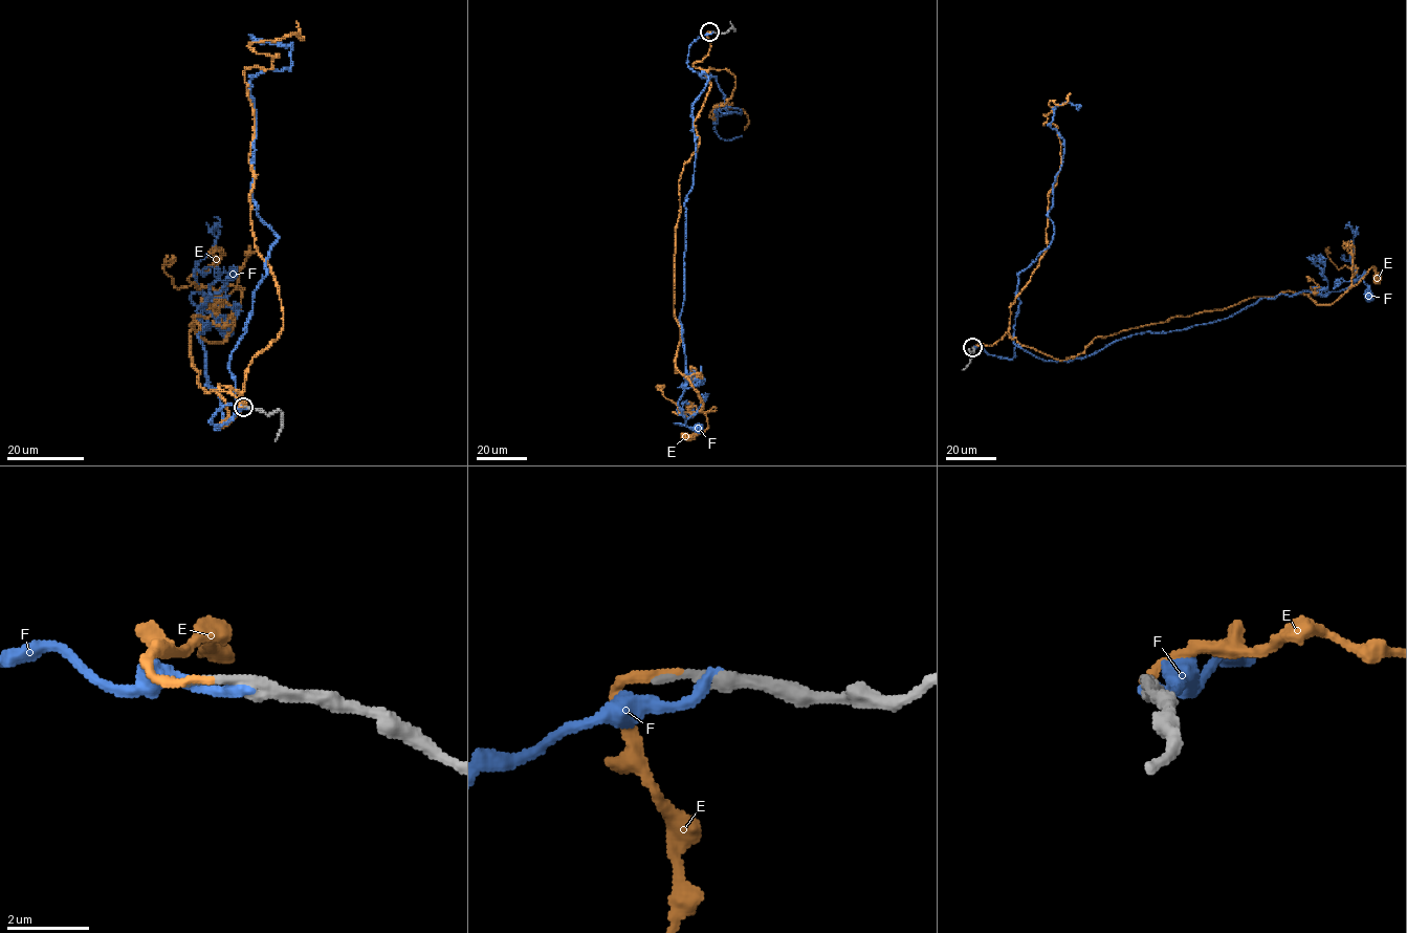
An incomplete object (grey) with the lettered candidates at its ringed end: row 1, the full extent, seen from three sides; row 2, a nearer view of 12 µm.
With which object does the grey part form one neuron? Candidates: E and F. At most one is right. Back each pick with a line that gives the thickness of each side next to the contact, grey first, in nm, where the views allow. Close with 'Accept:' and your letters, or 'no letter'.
E: Thickness 260 nm (grey) against 240 nm
Accept: E

